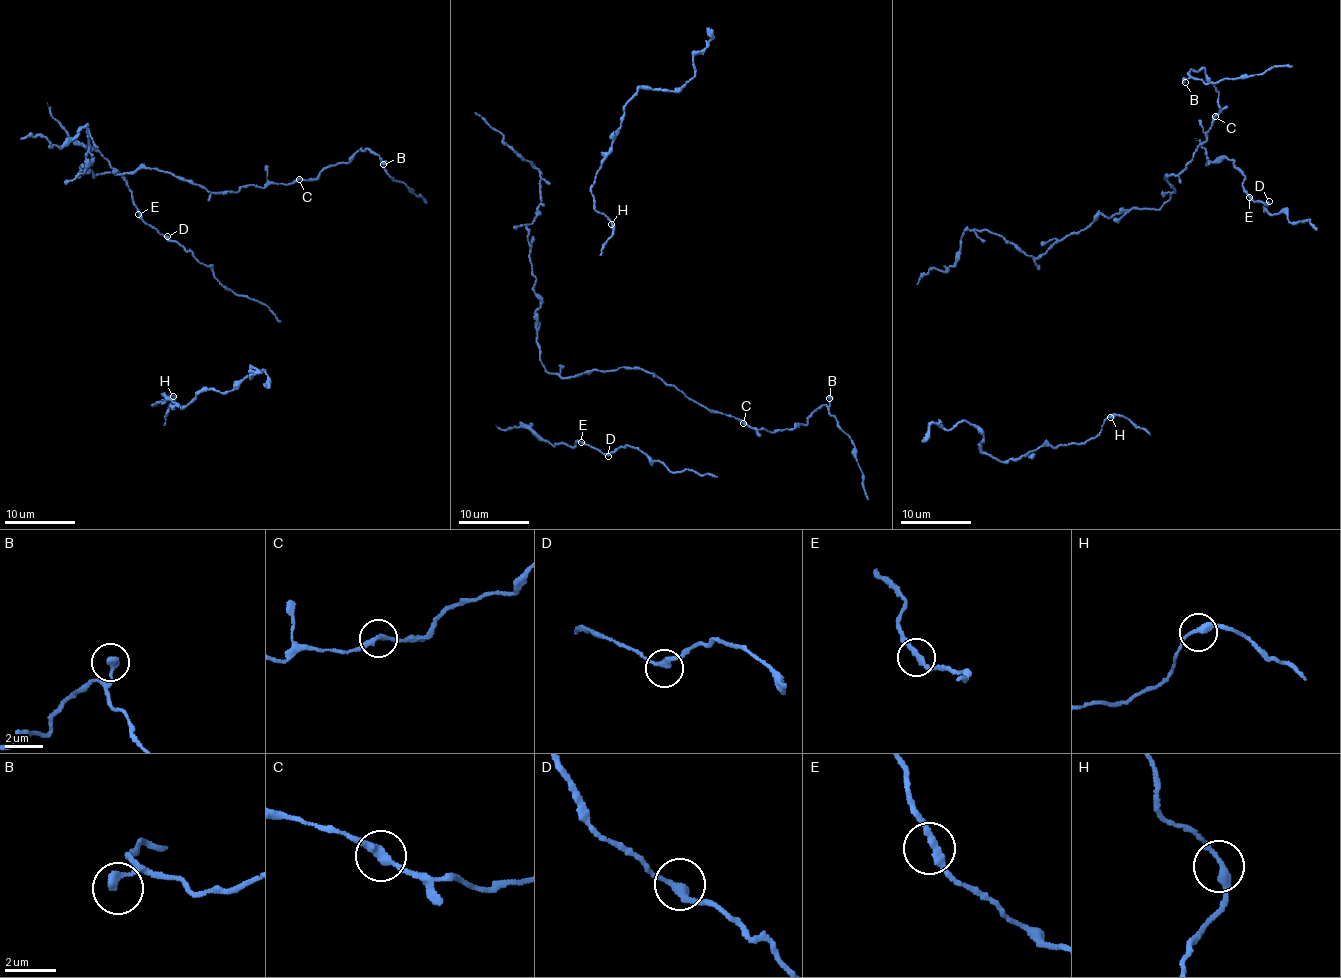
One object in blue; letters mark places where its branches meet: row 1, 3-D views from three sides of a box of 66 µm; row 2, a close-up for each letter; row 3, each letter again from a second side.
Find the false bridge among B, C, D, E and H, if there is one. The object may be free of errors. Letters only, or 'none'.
none

